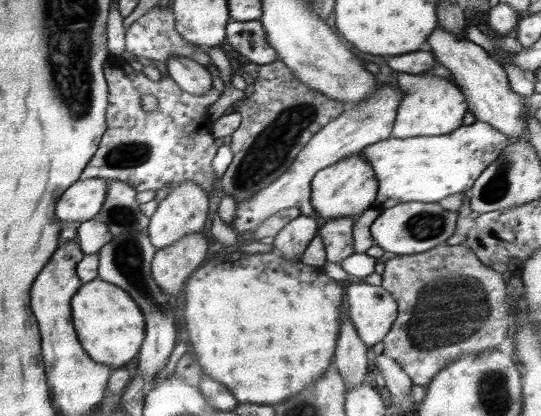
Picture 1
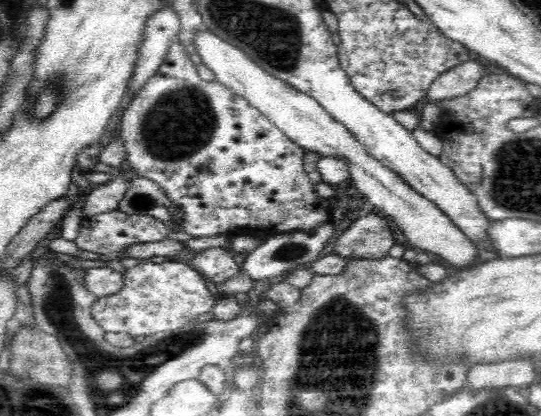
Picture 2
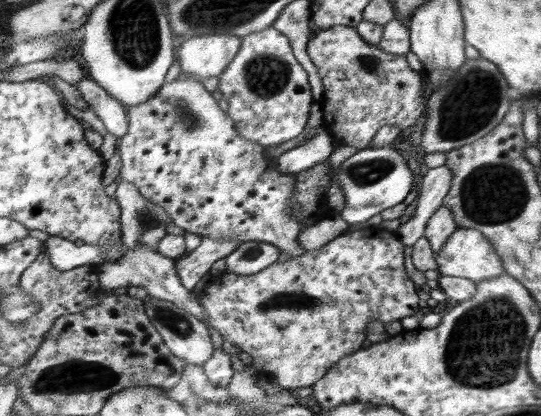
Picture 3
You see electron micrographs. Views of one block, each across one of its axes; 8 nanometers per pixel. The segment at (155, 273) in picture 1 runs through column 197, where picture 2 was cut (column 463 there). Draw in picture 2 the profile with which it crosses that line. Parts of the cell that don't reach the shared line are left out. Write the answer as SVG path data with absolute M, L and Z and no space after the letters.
M204 29L200 30L196 34L196 38L194 38L194 45L196 45L196 52L202 58L202 63L204 63L212 72L215 74L215 78L218 82L224 84L228 88L232 89L236 94L243 96L254 108L257 108L268 120L274 123L292 142L295 142L300 148L304 149L306 154L310 152L316 152L316 154L320 154L320 156L341 156L341 158L347 158L345 161L348 165L348 170L350 170L350 179L352 179L352 187L355 192L359 192L359 194L365 198L365 200L370 202L372 206L376 206L376 208L380 208L382 212L384 212L385 216L389 216L392 222L396 223L396 226L400 227L400 230L405 234L408 242L413 246L413 248L420 248L424 253L432 252L432 254L436 254L436 256L440 256L446 264L450 264L450 266L458 266L458 268L472 268L472 266L478 265L480 262L476 260L478 258L478 252L480 252L479 248L468 238L449 218L436 206L431 200L424 198L421 194L418 194L416 190L414 190L408 183L404 182L404 180L396 173L393 172L391 168L384 166L380 161L377 161L372 155L368 154L367 148L358 140L356 137L342 124L338 122L332 115L316 100L314 97L300 92L300 90L295 89L291 84L288 84L286 81L280 80L272 76L272 74L268 74L263 68L260 68L256 62L254 62L248 54L246 54L240 48L236 48L236 46L232 46L228 42L220 39L218 36L206 31Z

